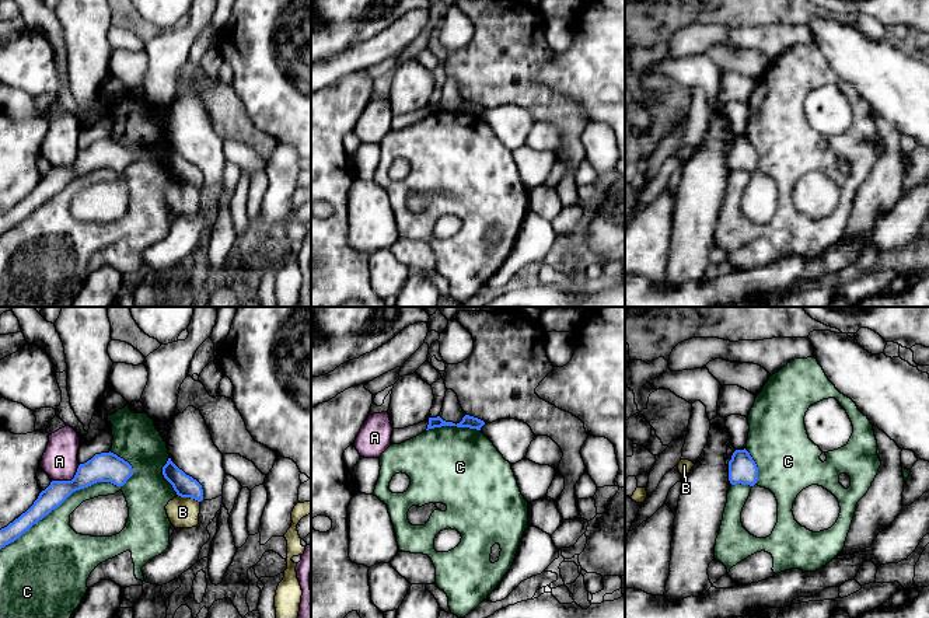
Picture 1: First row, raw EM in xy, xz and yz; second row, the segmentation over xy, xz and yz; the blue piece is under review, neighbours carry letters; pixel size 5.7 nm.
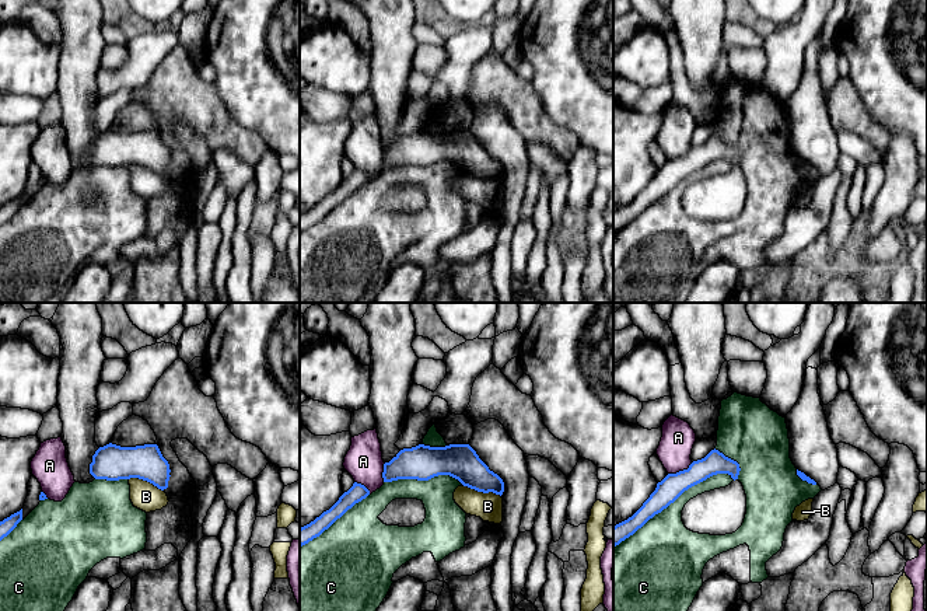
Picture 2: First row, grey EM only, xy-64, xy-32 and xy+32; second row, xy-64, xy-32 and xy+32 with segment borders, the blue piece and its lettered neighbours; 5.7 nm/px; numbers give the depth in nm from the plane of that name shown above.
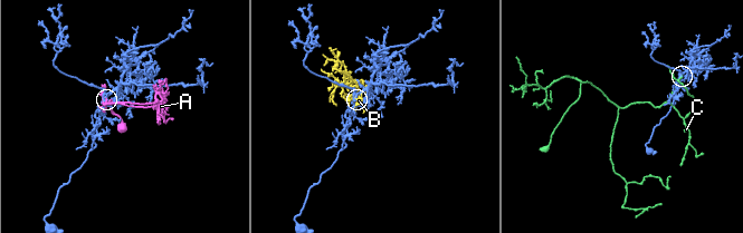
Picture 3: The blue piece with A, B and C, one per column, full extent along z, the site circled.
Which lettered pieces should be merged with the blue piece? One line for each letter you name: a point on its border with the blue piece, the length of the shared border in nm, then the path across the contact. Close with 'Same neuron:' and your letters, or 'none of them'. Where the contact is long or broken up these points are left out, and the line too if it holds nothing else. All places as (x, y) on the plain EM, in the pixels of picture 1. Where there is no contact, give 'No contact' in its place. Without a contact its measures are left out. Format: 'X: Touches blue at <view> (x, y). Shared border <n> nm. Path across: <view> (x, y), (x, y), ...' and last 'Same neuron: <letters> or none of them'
Same neuron: none of them

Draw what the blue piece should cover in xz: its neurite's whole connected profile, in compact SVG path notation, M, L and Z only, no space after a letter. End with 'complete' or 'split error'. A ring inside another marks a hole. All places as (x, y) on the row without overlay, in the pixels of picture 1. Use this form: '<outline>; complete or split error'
M465 101L462 104L462 107L457 111L453 108L446 108L440 102L437 102L437 104L429 104L429 111L427 111L426 116L434 115L434 114L441 114L441 112L457 112L457 114L469 114L469 115L481 116L481 114L483 111L485 111L483 107L474 104L474 102L469 102L469 101Z; complete

